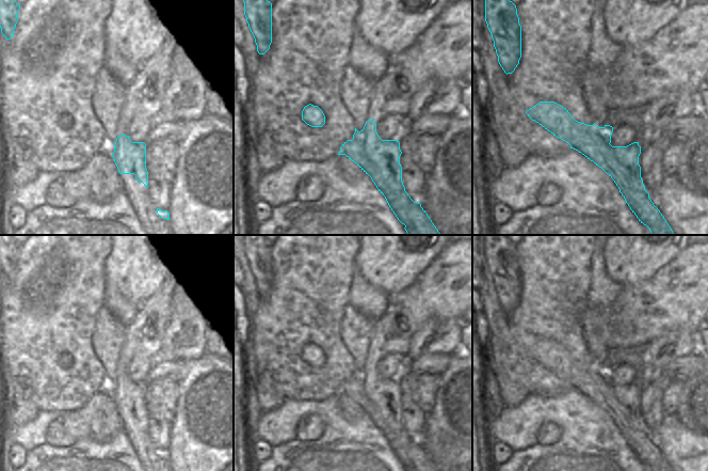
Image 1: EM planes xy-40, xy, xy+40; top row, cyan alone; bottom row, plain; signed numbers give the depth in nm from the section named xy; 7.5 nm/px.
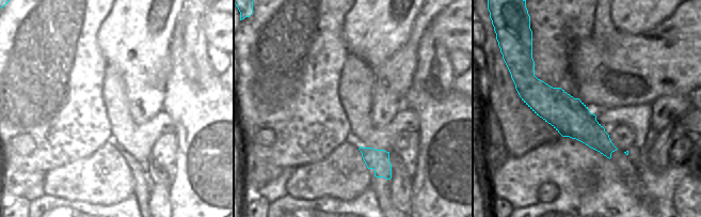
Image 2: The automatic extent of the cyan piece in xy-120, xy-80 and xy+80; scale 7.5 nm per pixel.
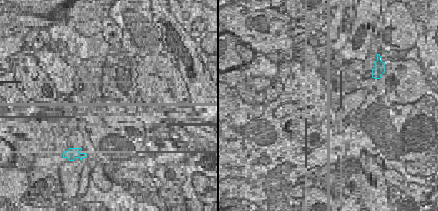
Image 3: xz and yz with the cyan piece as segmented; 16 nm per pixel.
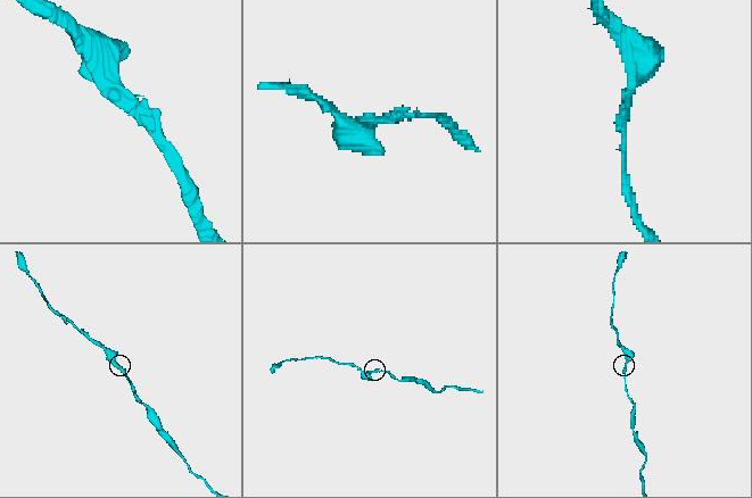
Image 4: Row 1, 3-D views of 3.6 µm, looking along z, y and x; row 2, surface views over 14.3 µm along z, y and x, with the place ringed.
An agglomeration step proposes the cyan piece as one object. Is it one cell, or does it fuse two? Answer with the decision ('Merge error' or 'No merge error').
No merge error.

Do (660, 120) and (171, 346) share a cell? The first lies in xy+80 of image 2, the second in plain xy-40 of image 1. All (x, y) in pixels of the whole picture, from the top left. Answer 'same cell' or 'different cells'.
same cell

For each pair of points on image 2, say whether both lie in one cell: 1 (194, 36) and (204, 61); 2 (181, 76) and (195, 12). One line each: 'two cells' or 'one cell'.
1: one cell
2: two cells

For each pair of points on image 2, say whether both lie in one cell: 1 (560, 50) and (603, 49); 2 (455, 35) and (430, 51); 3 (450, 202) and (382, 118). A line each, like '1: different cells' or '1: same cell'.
1: different cells
2: different cells
3: different cells

